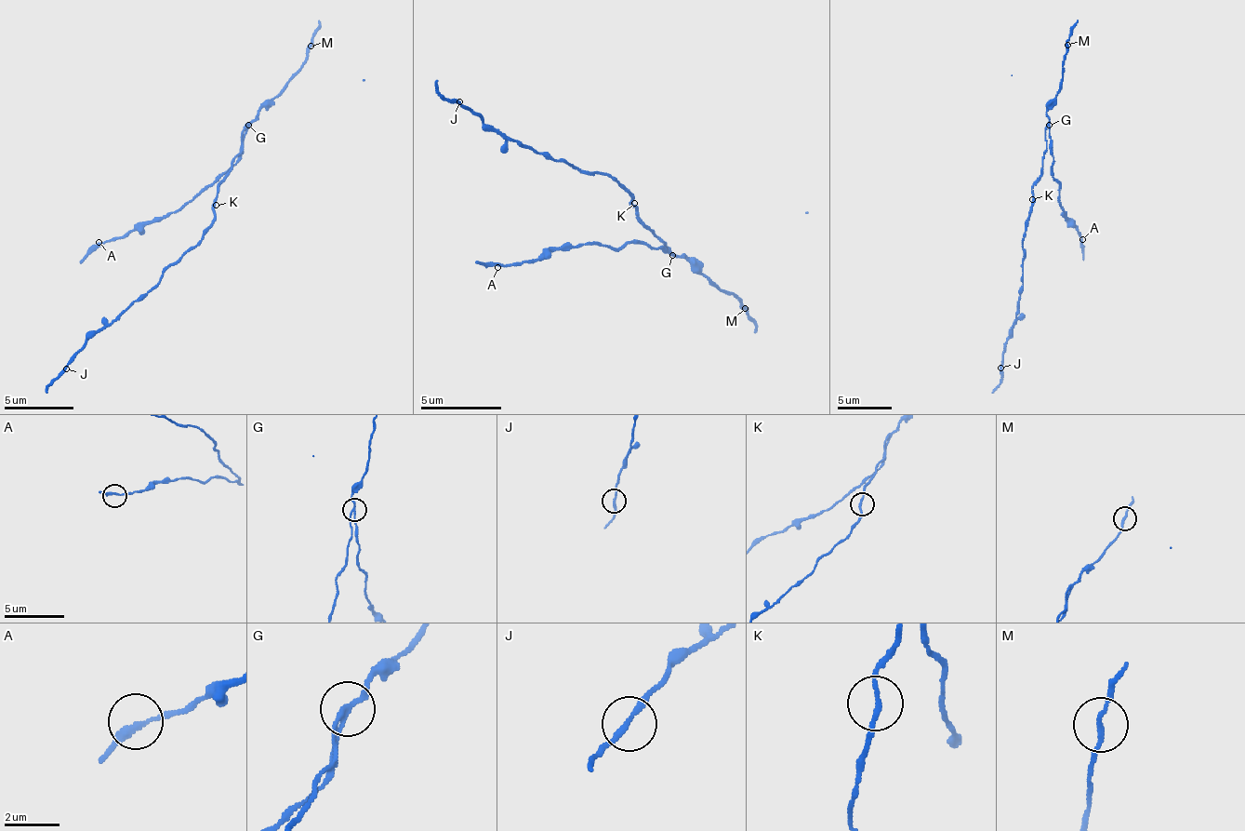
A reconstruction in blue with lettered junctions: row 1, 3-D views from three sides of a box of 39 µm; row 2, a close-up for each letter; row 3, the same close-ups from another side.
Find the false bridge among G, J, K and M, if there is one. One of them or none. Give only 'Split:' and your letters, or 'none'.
Split: G

